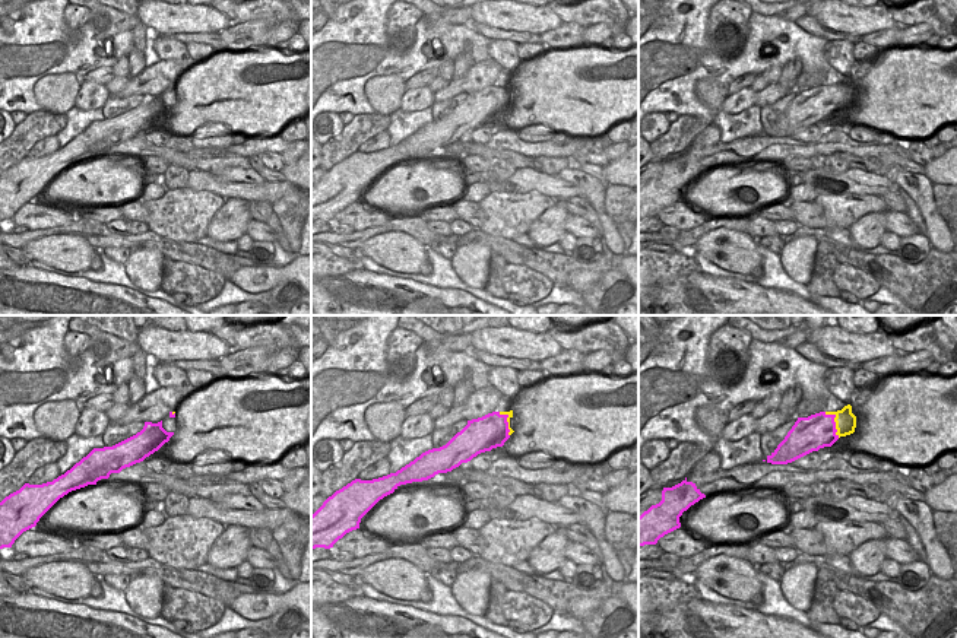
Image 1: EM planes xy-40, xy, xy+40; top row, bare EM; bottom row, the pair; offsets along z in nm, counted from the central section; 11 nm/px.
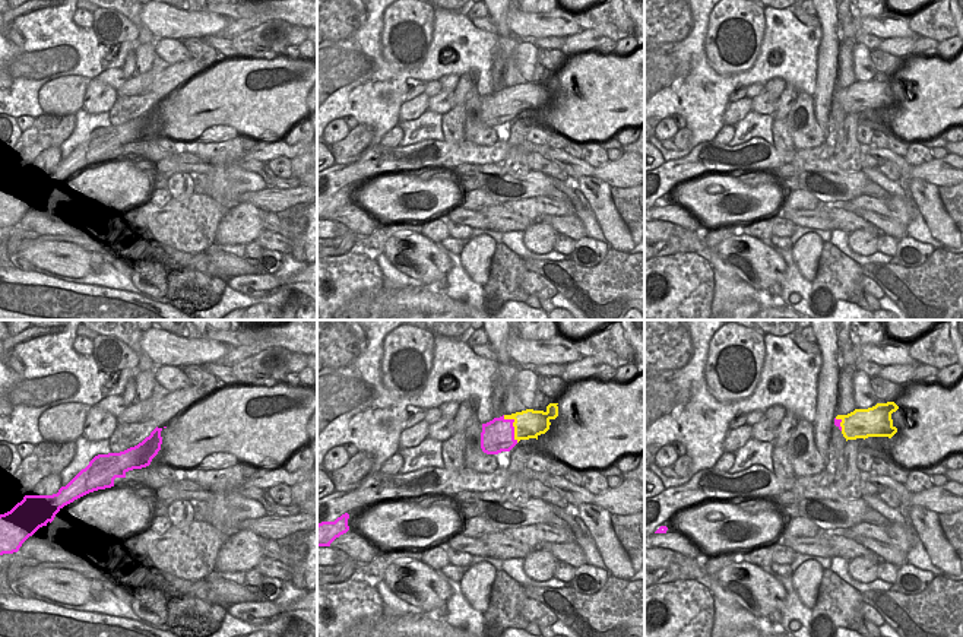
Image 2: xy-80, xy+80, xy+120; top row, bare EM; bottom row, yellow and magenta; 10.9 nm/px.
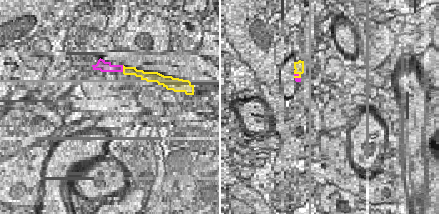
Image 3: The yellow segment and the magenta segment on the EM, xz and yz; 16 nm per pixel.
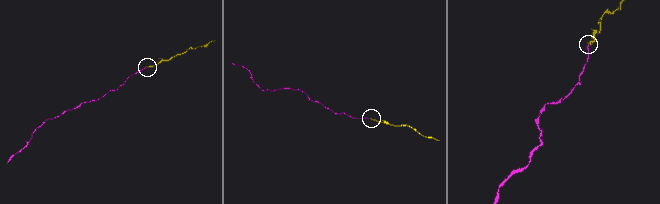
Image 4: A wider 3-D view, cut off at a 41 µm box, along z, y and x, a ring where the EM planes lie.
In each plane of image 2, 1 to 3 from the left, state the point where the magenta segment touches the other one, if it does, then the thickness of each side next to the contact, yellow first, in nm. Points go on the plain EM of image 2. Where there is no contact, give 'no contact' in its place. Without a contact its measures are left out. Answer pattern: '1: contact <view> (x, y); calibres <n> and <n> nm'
1: no contact
2: contact xy+80 (513, 98); calibres 320 and 360 nm
3: contact xy+120 (840, 95); calibres 320 and 60 nm

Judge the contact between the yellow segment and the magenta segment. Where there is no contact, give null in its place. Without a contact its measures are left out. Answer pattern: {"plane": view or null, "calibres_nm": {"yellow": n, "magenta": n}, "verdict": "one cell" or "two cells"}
{"plane": "xy+40", "calibres_nm": {"yellow": 220, "magenta": 380}, "verdict": "one cell"}

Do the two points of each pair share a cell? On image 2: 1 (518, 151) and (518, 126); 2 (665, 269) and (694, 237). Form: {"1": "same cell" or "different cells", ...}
{"1": "same cell", "2": "different cells"}

